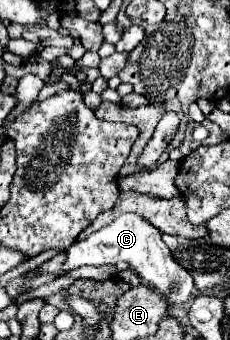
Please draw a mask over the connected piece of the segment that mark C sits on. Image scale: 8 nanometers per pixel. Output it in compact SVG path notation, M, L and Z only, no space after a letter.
M133 213L119 215L103 229L91 233L85 241L75 241L67 249L67 257L59 273L79 269L83 265L115 265L117 261L127 261L143 279L143 283L159 291L167 301L185 303L193 295L195 289L193 277L173 259L169 247L161 241L161 231L157 231L157 227L141 219L141 215L133 215Z

